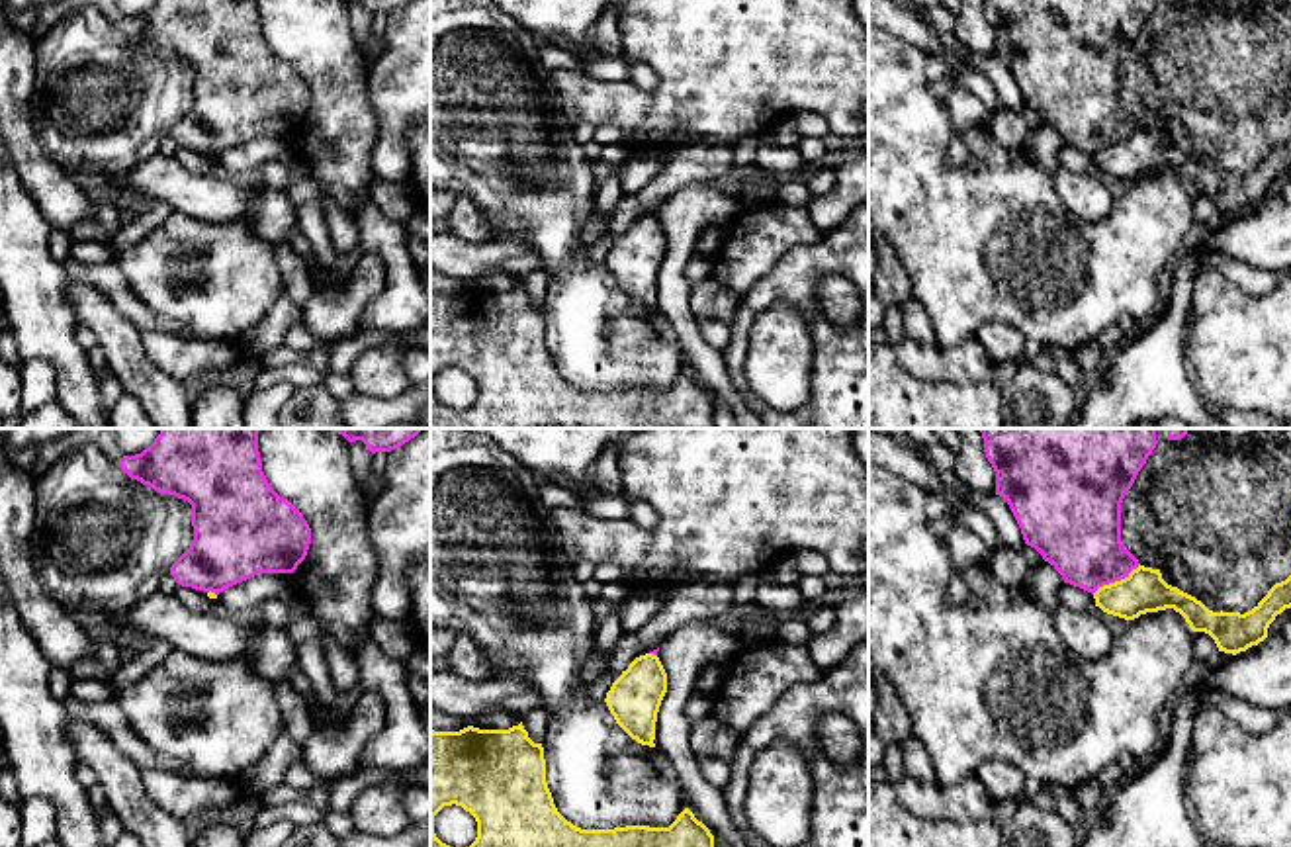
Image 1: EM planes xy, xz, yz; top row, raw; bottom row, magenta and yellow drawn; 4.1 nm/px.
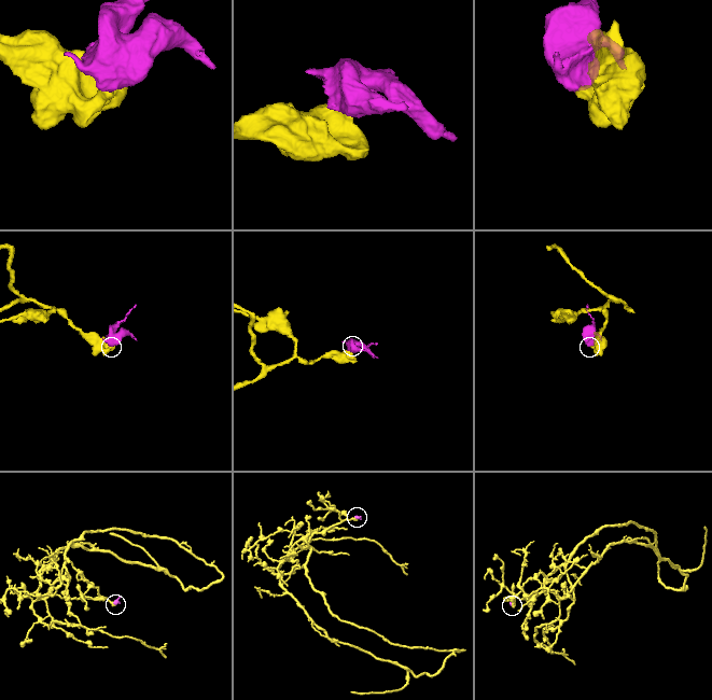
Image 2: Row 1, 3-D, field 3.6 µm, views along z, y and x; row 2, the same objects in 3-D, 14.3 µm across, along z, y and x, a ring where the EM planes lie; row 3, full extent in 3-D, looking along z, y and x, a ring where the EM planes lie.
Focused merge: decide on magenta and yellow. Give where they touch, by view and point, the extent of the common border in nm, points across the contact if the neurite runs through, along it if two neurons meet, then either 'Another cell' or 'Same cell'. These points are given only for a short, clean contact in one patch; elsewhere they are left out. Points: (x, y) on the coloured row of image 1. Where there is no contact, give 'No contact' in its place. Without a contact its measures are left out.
Touches magenta at yz (1115, 579). Shared border 240 nm. Boundary: yz (1139, 564), (1123, 578), (1104, 583), (1092, 593). Another cell

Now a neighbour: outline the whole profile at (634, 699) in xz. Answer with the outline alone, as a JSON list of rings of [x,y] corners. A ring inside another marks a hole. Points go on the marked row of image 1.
[[[657,655],[636,657],[606,692],[616,724],[638,743],[655,747],[655,722],[667,692],[667,673]]]

